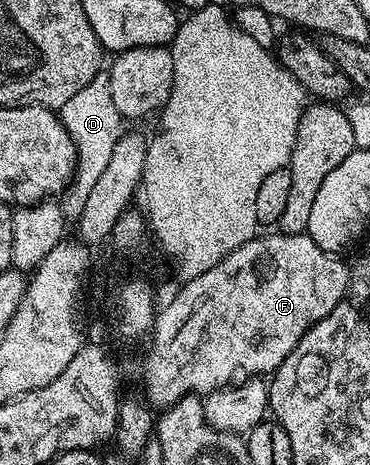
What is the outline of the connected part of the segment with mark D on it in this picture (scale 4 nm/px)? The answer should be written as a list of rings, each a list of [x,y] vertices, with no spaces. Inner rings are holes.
[[[101,71],[72,96],[58,111],[60,122],[70,131],[70,139],[74,139],[76,148],[76,176],[69,184],[62,197],[64,220],[68,223],[79,222],[82,207],[86,207],[86,199],[90,191],[98,183],[102,171],[106,171],[106,163],[110,163],[110,154],[114,152],[114,143],[118,143],[122,132],[122,118],[118,107],[114,107],[114,98],[110,92],[110,76]]]

